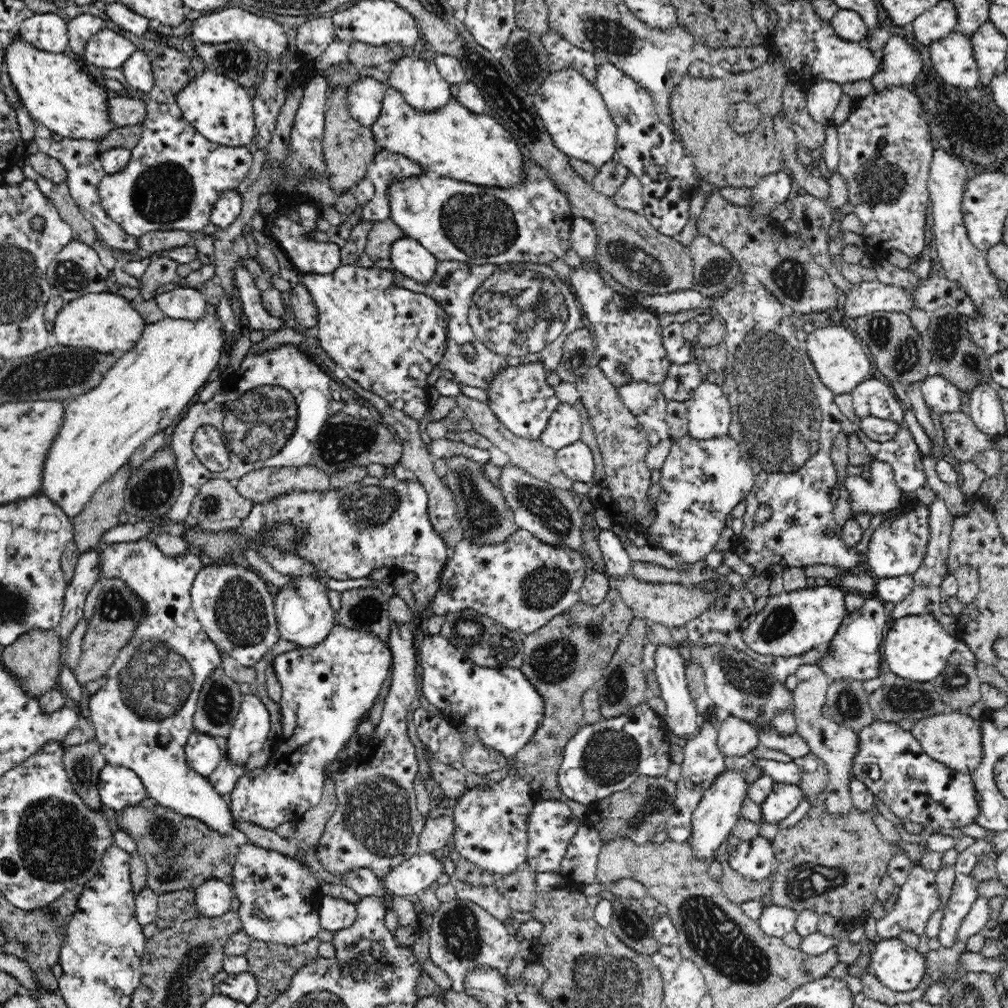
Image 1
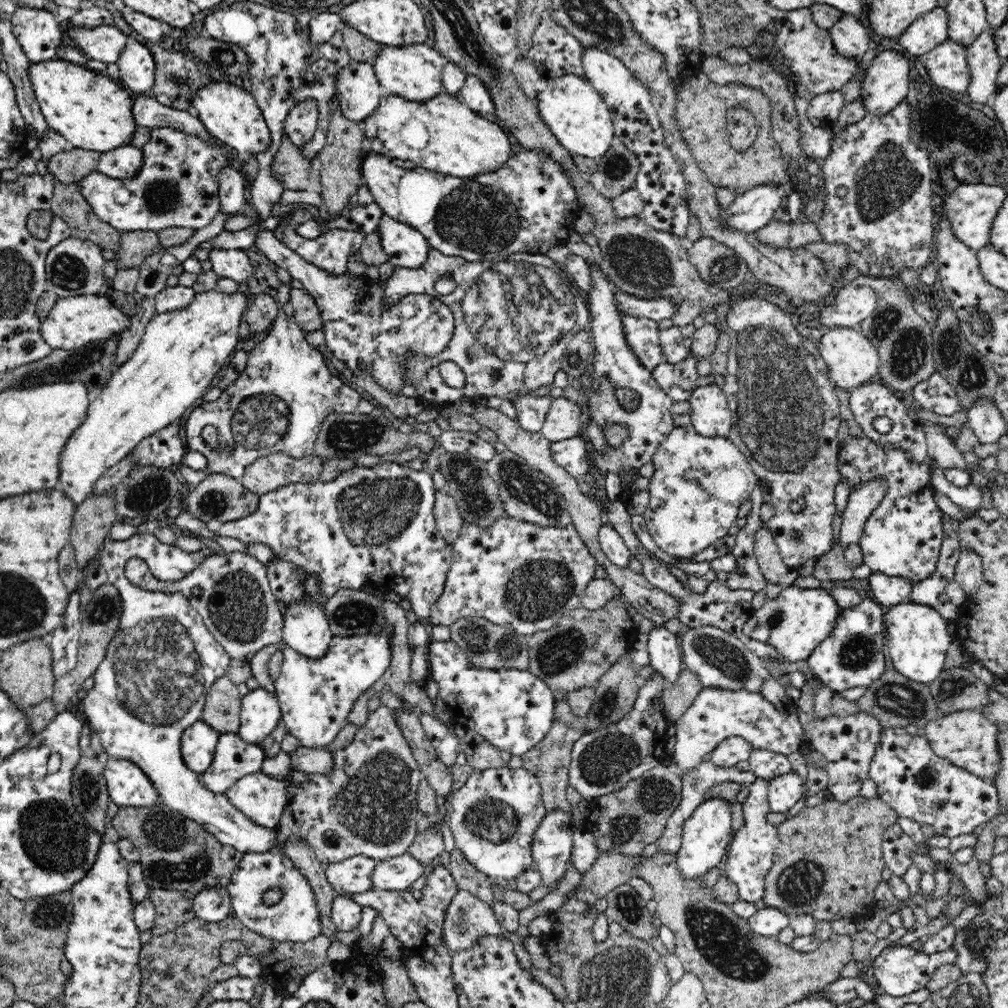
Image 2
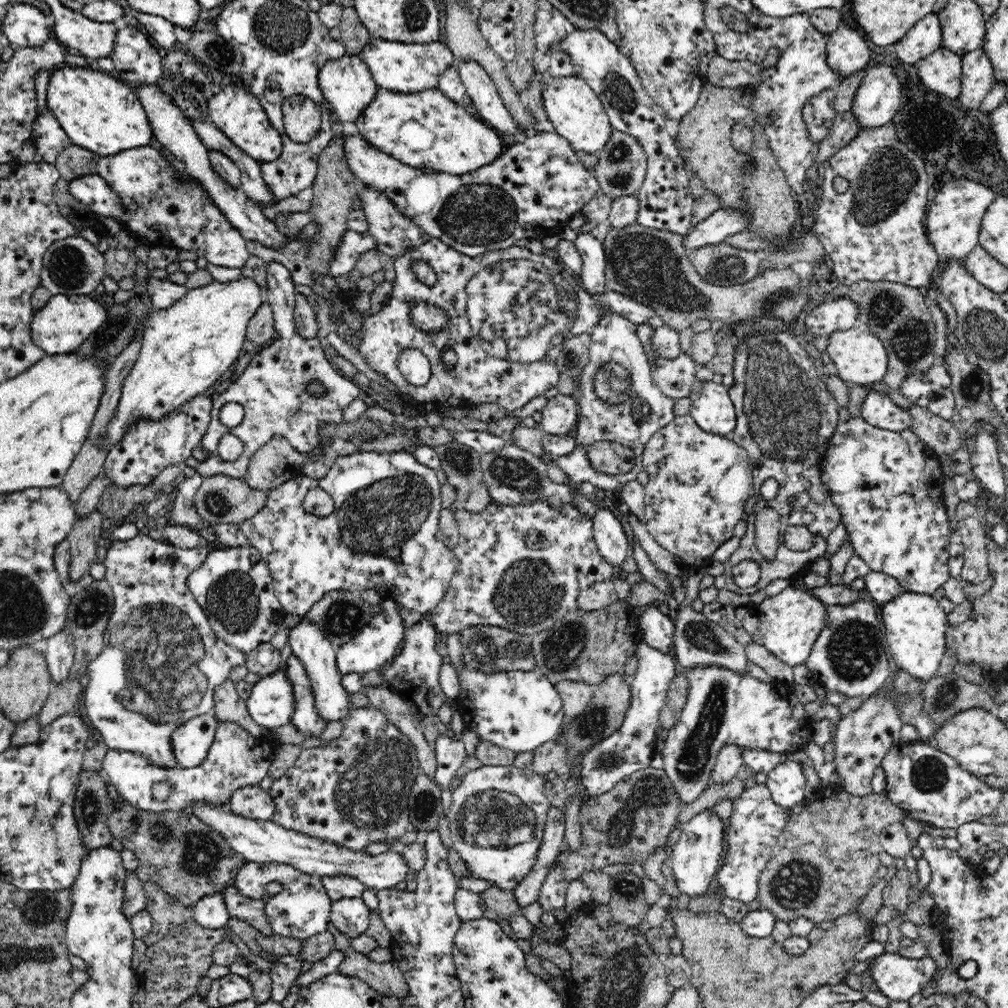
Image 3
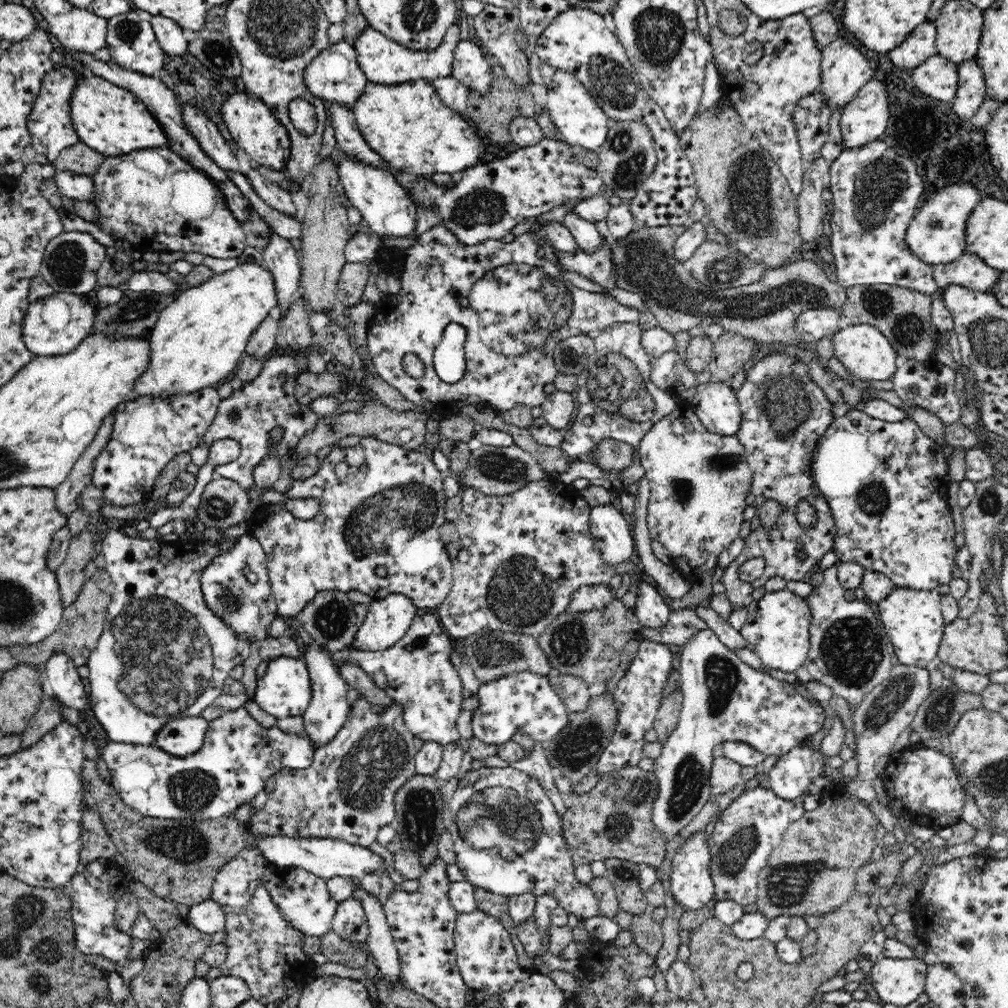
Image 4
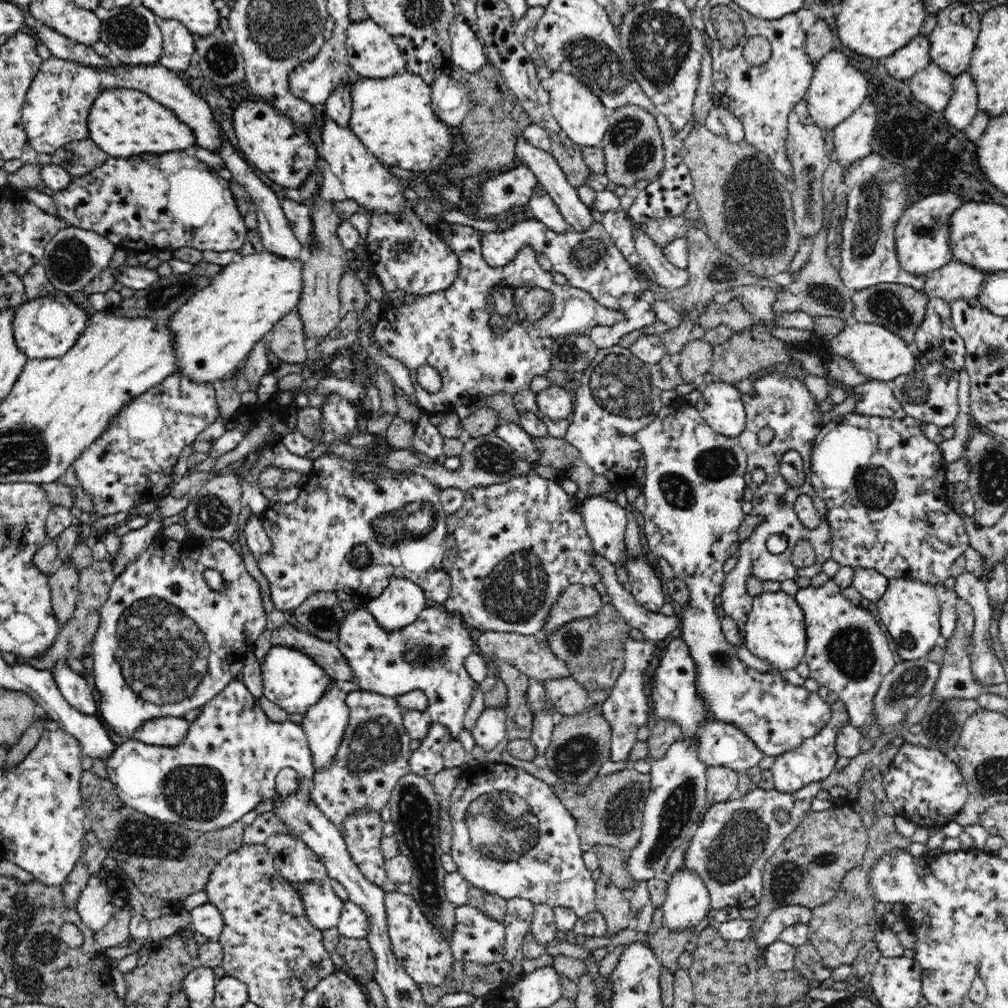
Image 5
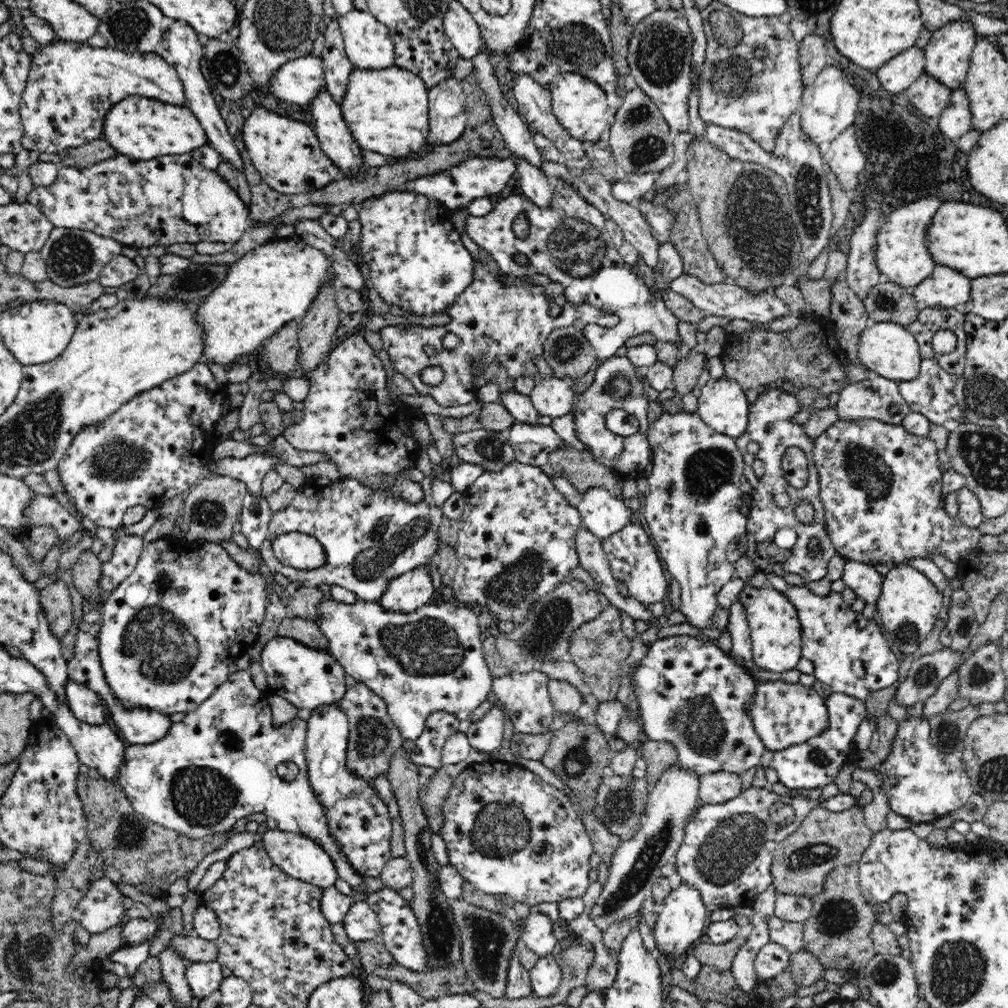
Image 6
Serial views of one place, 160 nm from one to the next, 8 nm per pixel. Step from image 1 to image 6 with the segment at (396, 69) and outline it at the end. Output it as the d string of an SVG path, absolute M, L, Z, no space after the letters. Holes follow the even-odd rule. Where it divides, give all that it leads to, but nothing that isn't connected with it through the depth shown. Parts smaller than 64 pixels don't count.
M354 9L338 16L345 52L353 66L383 69L395 65L395 47L386 25L369 12Z

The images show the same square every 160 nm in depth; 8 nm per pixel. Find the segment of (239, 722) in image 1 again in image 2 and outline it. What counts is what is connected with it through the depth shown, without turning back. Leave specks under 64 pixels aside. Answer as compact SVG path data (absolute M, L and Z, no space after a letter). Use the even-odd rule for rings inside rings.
M259 687L242 697L237 733L244 743L261 746L280 720L277 695Z

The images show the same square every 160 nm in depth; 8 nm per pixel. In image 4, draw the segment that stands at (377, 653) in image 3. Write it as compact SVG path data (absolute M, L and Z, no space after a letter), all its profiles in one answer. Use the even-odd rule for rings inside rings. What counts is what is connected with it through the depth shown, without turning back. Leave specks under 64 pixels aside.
M390 594L369 604L368 613L359 626L350 650L383 651L392 648L415 619L418 607L404 594Z

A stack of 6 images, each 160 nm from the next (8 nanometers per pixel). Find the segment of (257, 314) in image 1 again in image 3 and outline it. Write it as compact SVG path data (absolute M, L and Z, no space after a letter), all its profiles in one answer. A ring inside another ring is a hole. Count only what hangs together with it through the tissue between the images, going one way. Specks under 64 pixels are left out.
M150 145L101 156L96 173L118 193L125 206L125 224L122 227L144 240L148 246L194 250L210 264L240 270L249 259L247 240L232 226L219 207L208 199L197 180L186 181L176 177L162 153Z

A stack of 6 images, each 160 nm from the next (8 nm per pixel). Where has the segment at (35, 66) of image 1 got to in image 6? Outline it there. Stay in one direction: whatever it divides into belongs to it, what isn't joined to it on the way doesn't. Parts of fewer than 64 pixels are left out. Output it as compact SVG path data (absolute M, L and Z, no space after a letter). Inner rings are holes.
M140 95L126 96L104 116L102 137L108 141L116 154L138 160L192 152L208 144L206 133L194 113L188 107L166 104Z

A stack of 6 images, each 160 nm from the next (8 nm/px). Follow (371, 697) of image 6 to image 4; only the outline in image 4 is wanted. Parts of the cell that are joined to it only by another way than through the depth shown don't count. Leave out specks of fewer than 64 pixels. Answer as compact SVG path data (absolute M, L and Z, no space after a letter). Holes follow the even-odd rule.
M359 698L351 706L348 718L336 736L315 750L308 768L286 767L275 773L275 787L268 800L249 820L253 834L283 834L290 838L334 838L368 848L386 826L396 820L395 796L404 783L417 774L415 756L418 752L413 735L402 718L400 703L394 708L381 708Z

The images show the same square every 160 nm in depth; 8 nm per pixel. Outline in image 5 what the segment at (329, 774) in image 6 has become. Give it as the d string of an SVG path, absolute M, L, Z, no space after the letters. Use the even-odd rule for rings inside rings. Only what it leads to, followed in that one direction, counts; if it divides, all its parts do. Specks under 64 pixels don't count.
M328 681L322 698L303 713L303 731L313 756L315 768L326 768L340 742L349 721L349 708L339 684ZM358 811L350 815L343 824L351 858L361 874L381 889L388 882L385 861L380 851L383 824L376 811Z

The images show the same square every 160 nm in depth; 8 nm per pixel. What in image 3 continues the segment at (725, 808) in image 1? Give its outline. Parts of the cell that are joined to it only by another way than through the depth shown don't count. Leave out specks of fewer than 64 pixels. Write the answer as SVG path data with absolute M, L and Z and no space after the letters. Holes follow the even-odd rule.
M708 808L696 814L682 825L683 831L673 846L669 867L672 869L677 889L688 896L700 897L714 888L719 872L720 858L724 854L724 821L714 808Z

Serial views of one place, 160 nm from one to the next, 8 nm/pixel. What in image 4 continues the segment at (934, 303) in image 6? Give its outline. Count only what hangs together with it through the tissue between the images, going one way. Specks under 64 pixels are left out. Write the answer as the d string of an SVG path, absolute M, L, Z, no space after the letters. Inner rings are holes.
M966 252L957 261L948 264L936 264L933 272L940 288L959 284L980 292L989 292L1001 274L1002 271L988 266L973 252Z

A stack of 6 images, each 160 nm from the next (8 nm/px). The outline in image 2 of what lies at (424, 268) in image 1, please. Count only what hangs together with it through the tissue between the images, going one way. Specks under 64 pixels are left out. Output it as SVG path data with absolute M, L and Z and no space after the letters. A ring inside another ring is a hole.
M384 215L379 233L388 261L394 267L417 269L426 262L430 246L416 229Z

